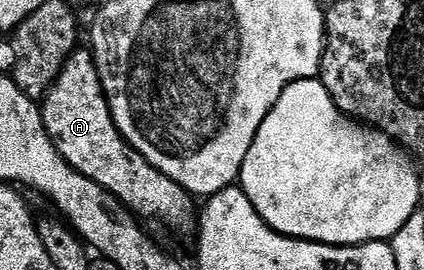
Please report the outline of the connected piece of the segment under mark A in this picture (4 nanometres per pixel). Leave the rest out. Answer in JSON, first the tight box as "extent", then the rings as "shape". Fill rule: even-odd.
{"extent":[41,49,196,235],"shape":[[[77,49],[67,58],[57,81],[42,100],[41,110],[43,124],[53,145],[72,169],[104,187],[136,216],[144,220],[160,219],[169,230],[180,231],[183,235],[196,234],[196,200],[190,191],[177,185],[177,181],[149,165],[149,161],[125,141],[111,116],[95,57],[90,50]]]}

